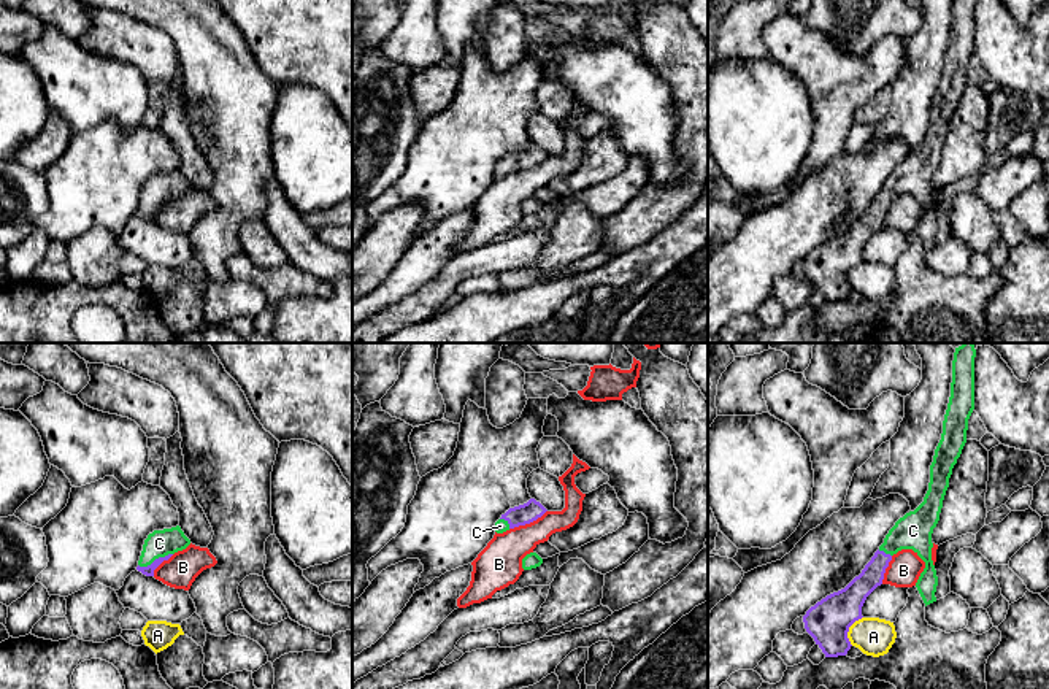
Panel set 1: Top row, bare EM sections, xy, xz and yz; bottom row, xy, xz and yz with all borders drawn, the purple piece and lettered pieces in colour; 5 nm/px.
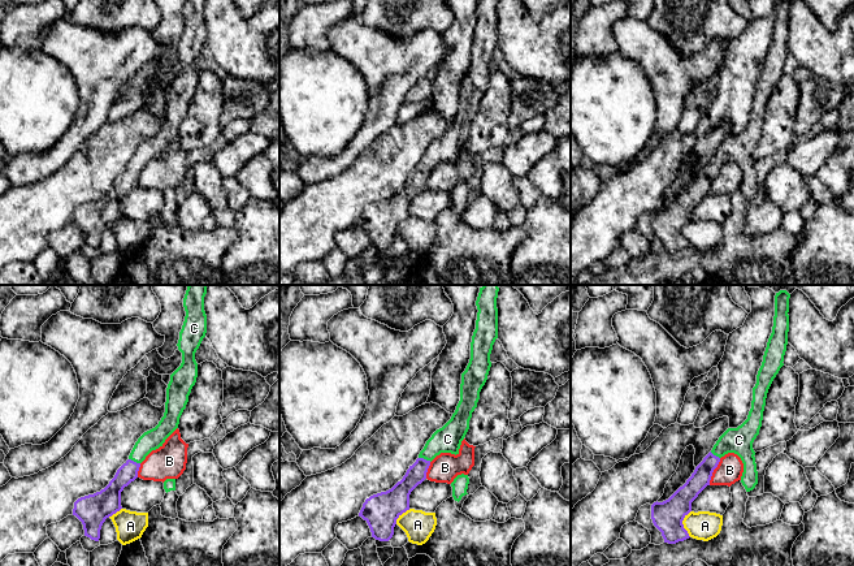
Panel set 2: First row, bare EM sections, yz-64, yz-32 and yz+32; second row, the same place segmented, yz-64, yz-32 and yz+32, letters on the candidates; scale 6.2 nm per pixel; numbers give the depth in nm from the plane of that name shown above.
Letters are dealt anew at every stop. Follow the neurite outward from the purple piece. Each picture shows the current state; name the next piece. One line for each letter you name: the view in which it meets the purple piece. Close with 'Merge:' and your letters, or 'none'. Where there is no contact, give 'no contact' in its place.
C: contact in xy
Merge: C

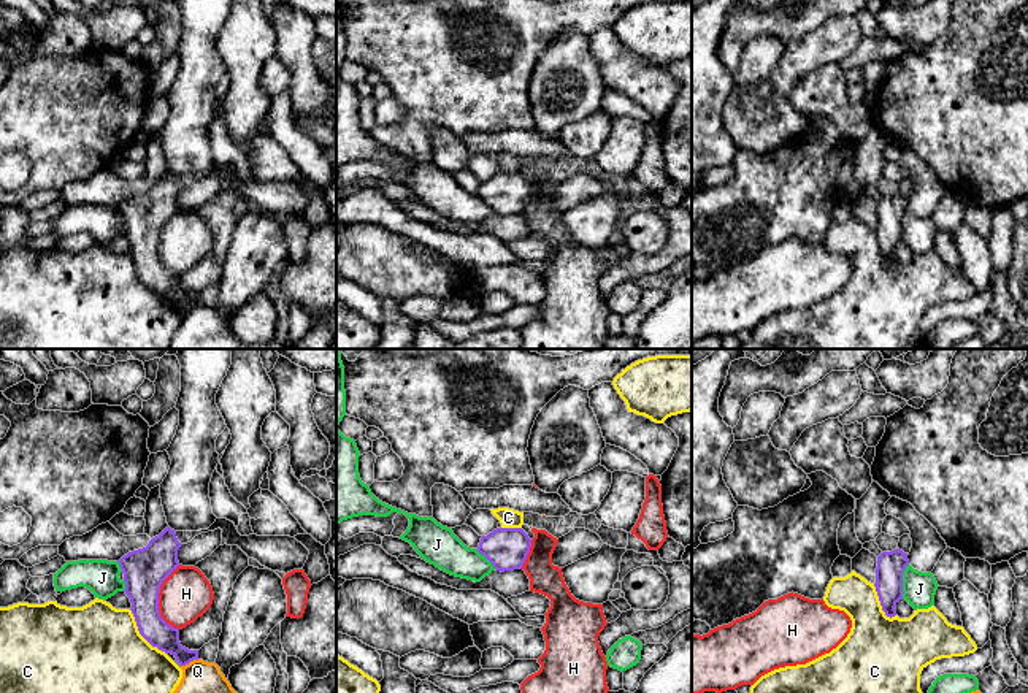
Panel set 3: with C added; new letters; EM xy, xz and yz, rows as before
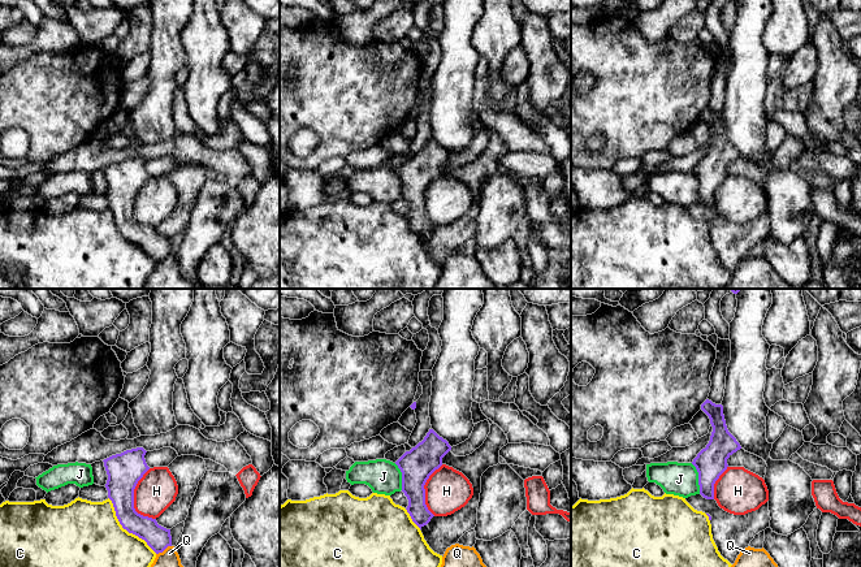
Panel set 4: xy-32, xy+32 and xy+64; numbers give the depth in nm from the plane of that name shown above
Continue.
Merge: none

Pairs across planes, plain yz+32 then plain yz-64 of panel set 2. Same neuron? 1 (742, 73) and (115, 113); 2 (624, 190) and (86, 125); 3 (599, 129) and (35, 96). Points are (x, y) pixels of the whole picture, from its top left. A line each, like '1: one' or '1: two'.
1: two
2: two
3: one

